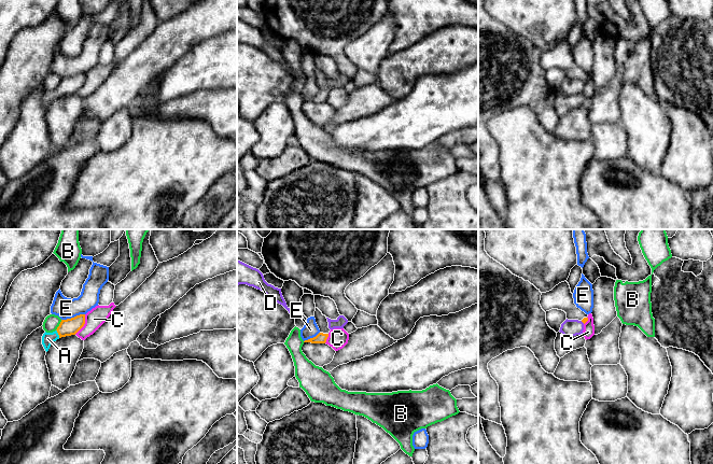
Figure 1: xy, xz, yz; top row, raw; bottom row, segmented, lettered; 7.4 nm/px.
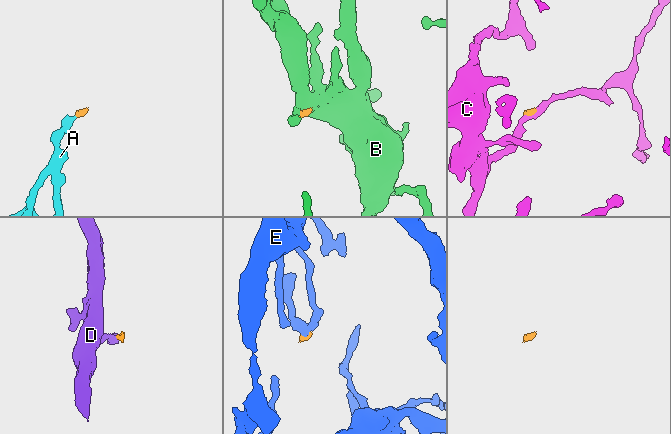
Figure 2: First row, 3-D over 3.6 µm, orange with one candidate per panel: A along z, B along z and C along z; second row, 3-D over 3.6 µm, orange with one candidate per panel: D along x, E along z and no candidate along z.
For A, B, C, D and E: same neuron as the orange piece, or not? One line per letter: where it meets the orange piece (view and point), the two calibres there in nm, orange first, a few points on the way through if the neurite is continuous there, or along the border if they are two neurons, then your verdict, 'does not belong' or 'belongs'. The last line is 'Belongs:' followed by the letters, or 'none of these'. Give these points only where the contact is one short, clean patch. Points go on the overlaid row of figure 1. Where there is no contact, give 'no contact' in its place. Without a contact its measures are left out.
A: meets orange in xy at (58, 334); 130 nm thick on the orange side, 90 nm on the other; runs through xy (70, 326), (58, 334), (47, 338); belongs
B: meets orange in xy at (59, 325); 130 nm thick on the orange side, 120 nm on the other; border along xy (61, 320), (55, 329); does not belong
C: meets orange in xy at (84, 323); 130 nm thick on the orange side, 140 nm on the other; border along xy (85, 314), (85, 323), (74, 334); does not belong
D: meets orange in yz at (583, 322); 40 nm thick on the orange side, 130 nm on the other; border along yz (581, 321), (584, 323); does not belong
E: meets orange in xy at (72, 318); 130 nm thick on the orange side, 160 nm on the other; border along xy (84, 313), (61, 320); does not belong
Belongs: A

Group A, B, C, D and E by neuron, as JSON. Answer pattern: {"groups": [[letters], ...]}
{"groups": [["A"], ["B"], ["C"], ["D"], ["E"]]}

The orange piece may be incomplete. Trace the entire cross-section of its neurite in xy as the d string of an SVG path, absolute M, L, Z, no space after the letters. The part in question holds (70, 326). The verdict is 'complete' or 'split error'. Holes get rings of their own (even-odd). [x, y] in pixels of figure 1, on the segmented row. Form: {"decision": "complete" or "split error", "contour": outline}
{"decision": "split error", "contour": "M80 314L71 319L61 320L57 329L53 333L44 333L42 345L47 352L51 345L57 339L66 336L75 335L85 324L85 314Z"}

